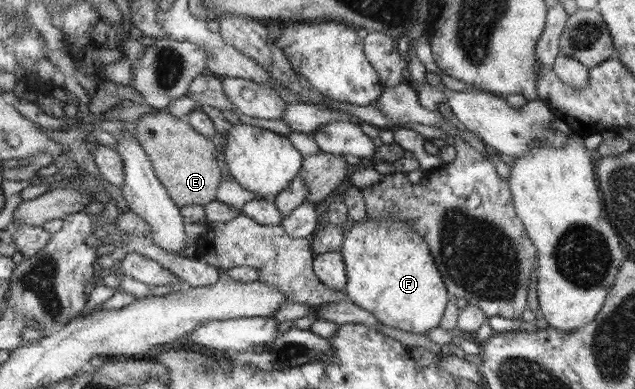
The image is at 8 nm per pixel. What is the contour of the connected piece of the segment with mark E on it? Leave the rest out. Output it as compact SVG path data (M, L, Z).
M169 112L143 115L136 125L139 145L151 160L157 179L169 193L175 205L205 206L216 201L217 188L221 184L221 171L215 159L215 144L211 138L198 133L185 118L177 118Z

